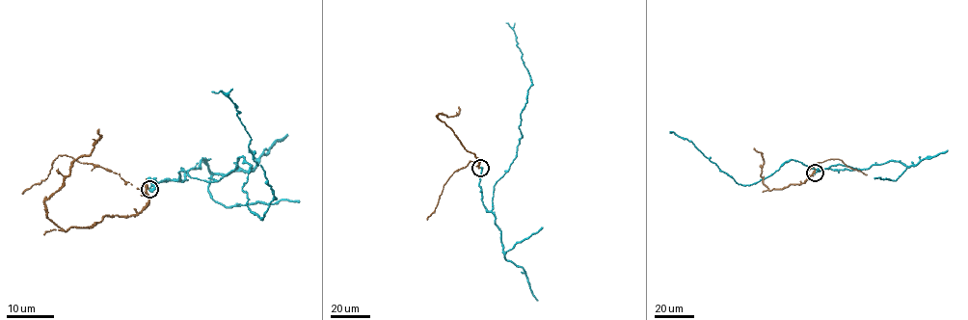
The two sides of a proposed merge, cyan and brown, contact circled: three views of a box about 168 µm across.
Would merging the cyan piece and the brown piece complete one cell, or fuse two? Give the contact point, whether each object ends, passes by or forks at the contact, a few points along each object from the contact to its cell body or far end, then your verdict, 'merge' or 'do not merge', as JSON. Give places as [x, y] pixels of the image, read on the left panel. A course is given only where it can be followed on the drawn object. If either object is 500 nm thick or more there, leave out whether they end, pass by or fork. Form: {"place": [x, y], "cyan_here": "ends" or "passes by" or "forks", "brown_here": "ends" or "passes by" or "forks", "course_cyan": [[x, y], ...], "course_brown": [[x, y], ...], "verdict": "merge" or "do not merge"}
{"place": [149, 189], "cyan_here": "ends", "brown_here": "ends", "course_cyan": [[149, 189], [181, 167], [217, 181], [242, 156], [246, 204], [263, 217], [274, 192], [236, 107], [211, 92]], "course_brown": [[148, 189], [135, 215], [65, 231], [46, 216], [45, 201], [92, 151], [98, 129]], "verdict": "do not merge"}

